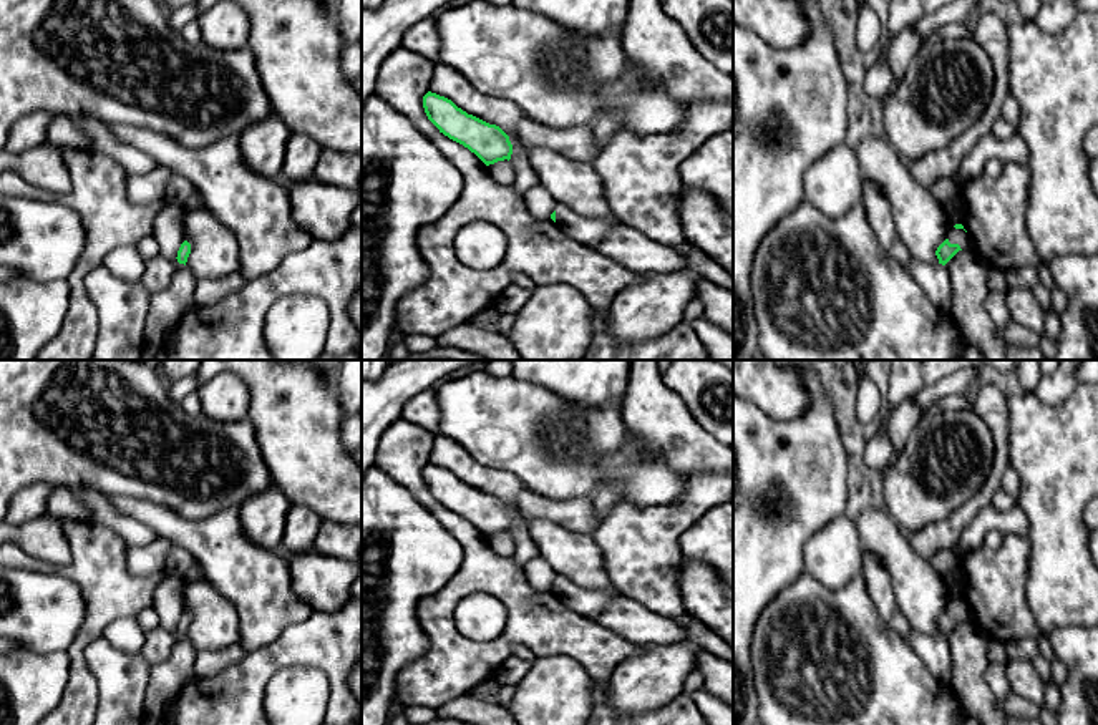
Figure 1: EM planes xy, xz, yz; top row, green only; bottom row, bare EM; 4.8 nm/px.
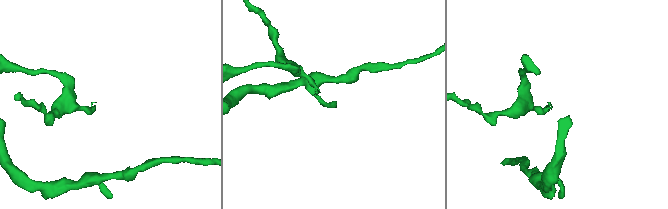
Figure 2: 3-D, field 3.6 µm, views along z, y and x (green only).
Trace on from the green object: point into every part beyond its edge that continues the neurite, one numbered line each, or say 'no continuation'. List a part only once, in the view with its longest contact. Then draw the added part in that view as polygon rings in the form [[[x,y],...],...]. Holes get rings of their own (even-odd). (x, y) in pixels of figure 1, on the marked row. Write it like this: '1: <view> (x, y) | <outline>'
1: yz (959, 236) | [[[954,229],[949,236],[950,244],[959,244],[960,249],[970,249],[970,237],[964,229]]]

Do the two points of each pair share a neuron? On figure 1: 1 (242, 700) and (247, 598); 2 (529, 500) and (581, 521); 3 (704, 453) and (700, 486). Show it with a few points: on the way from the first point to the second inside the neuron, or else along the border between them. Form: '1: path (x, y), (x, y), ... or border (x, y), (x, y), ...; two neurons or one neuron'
1: border (281, 632), (271, 642), (246, 652); two neurons
2: path (543, 508), (568, 513); one neuron
3: border (715, 470), (687, 470), (684, 473); two neurons

